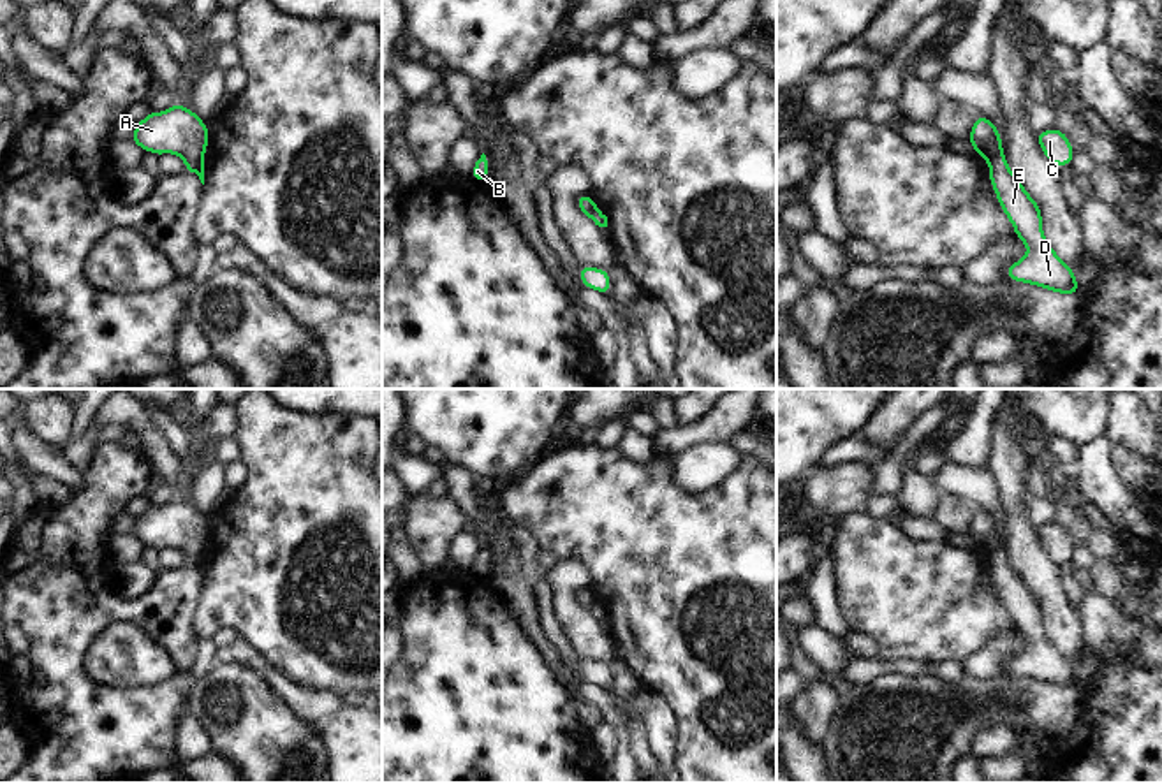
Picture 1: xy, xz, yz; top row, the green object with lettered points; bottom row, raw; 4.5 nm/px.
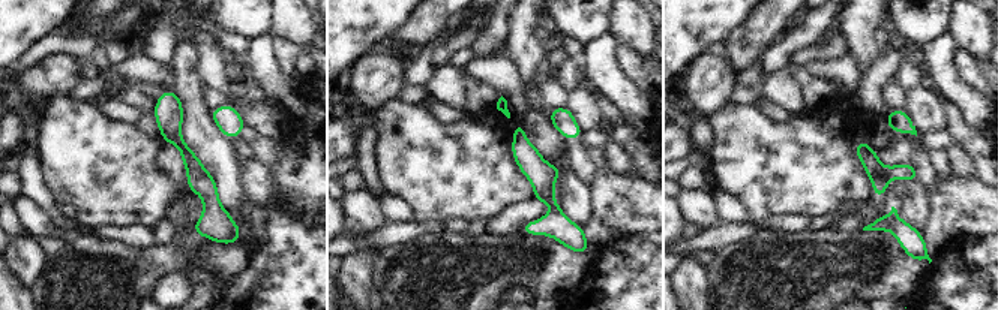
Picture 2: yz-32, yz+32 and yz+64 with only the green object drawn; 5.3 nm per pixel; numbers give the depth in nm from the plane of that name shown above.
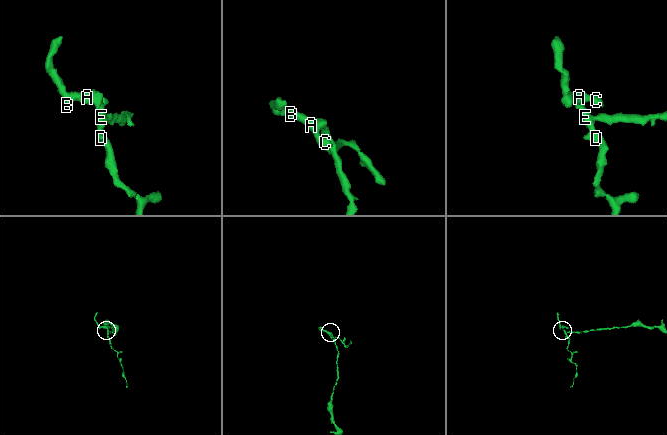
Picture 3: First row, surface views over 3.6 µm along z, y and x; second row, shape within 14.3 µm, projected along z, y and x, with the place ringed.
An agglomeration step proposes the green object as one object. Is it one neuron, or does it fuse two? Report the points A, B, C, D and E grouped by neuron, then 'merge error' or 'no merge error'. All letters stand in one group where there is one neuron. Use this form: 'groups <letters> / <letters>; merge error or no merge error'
groups A B C / D E; merge error

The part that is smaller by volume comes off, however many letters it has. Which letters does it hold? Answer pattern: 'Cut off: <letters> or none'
Cut off: A, B, C

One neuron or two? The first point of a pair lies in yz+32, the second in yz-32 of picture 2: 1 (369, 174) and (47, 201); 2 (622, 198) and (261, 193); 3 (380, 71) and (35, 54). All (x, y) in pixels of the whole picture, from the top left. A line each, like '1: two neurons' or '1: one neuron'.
1: one neuron
2: one neuron
3: two neurons

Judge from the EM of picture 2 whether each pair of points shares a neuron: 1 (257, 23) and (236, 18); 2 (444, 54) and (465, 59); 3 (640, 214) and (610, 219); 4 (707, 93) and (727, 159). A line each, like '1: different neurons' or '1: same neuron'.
1: same neuron
2: different neurons
3: same neuron
4: different neurons

